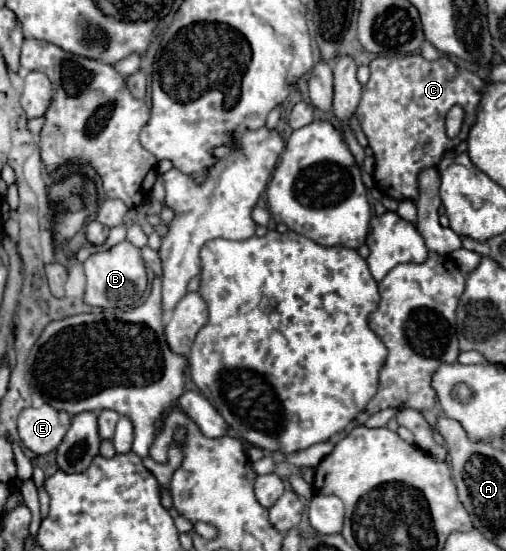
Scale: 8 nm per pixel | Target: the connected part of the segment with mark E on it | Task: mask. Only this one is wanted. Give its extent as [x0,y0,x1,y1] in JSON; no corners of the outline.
[17,404,71,456]

